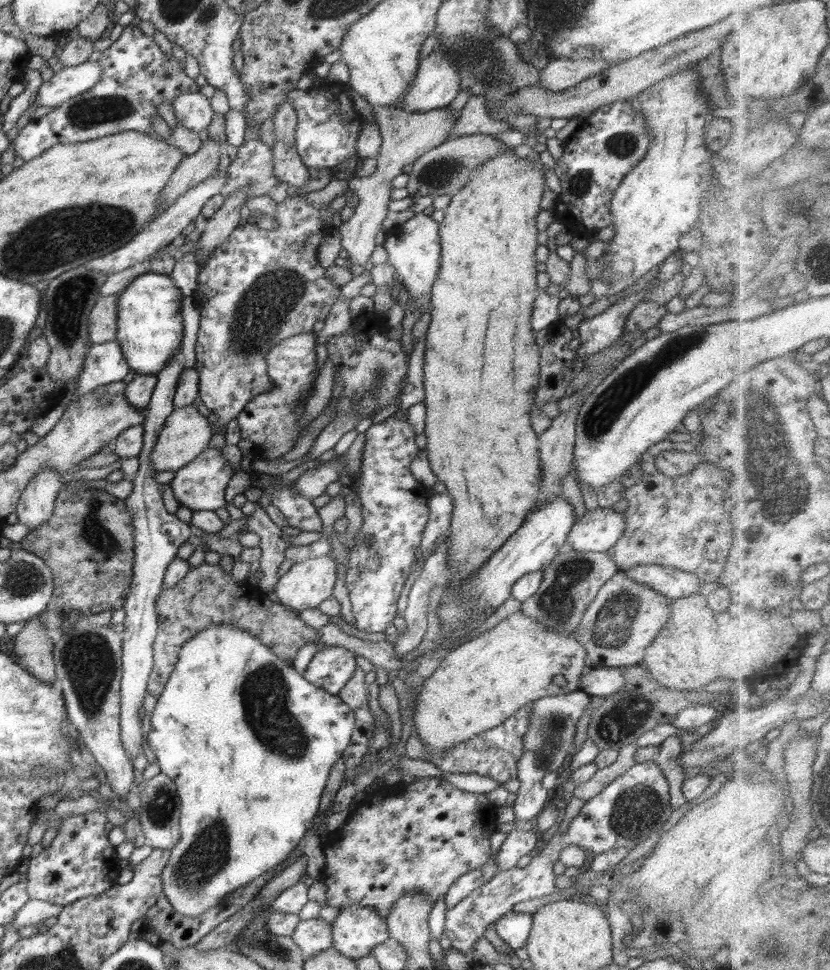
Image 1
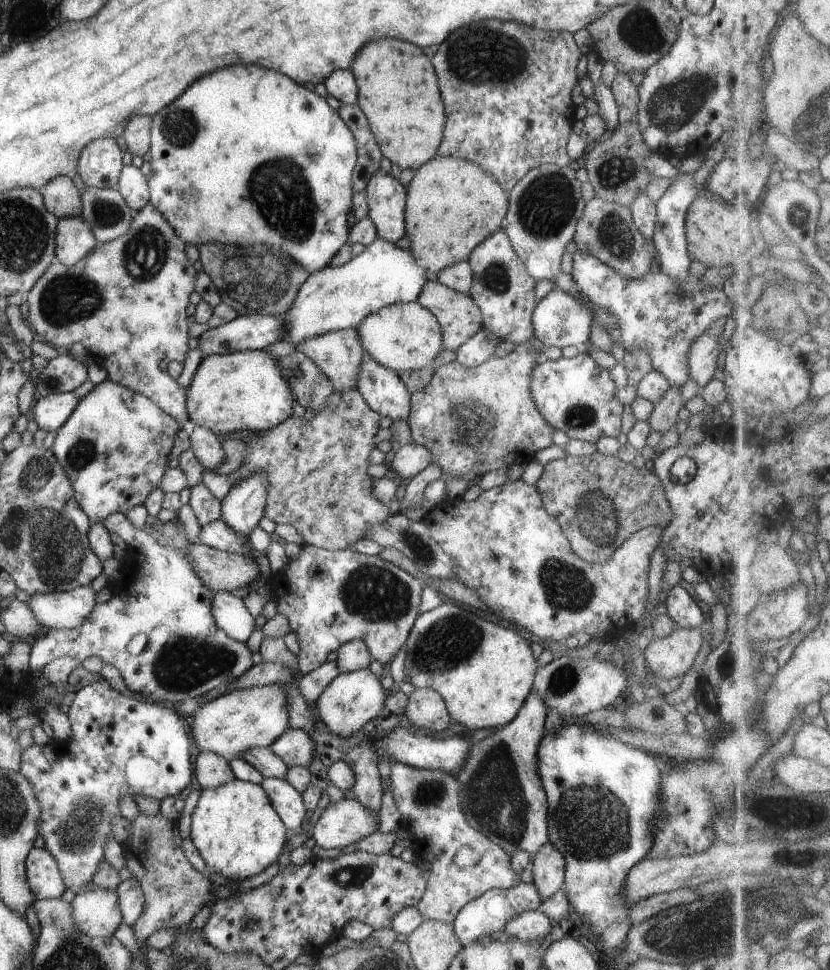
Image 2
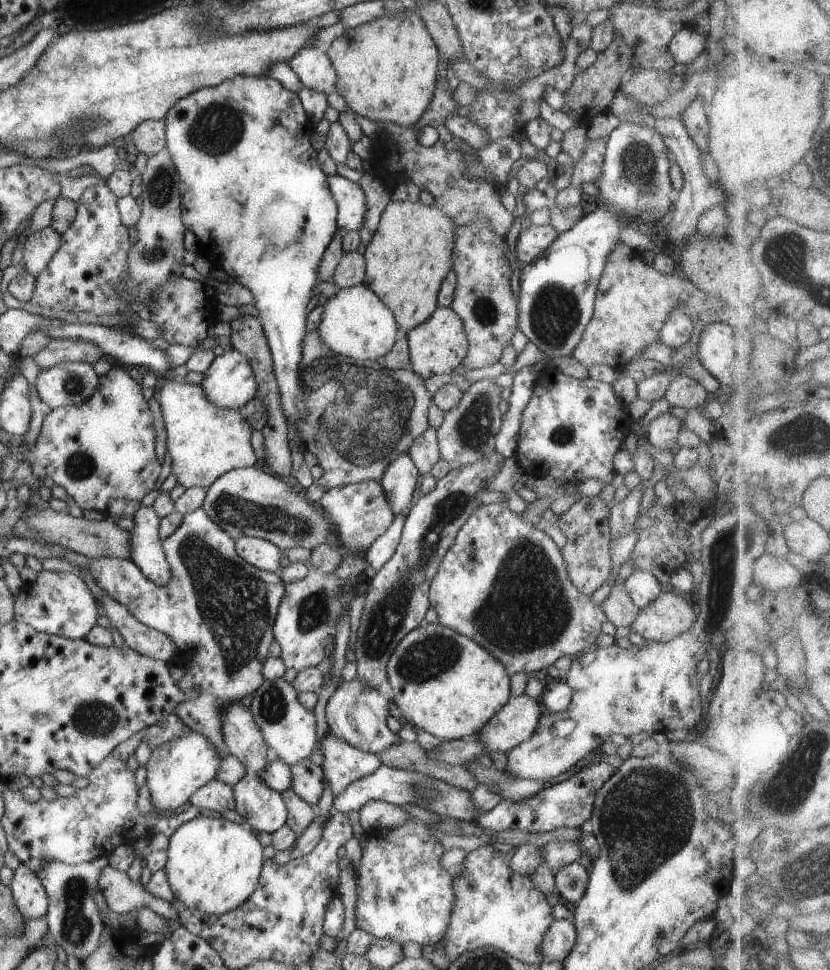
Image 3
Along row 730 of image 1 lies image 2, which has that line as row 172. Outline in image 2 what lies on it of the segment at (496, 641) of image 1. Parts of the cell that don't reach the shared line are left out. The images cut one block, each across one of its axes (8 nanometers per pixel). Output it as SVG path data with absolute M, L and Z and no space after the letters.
M436 155L416 170L407 188L404 237L409 240L412 256L425 268L428 281L436 280L446 267L467 261L476 246L493 232L502 229L508 207L508 192L500 188L499 182L491 174L467 159Z

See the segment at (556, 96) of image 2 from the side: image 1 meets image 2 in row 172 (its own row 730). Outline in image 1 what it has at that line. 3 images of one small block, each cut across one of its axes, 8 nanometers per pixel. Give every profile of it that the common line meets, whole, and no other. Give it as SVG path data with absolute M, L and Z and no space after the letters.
M534 702L524 705L500 726L490 728L478 736L472 736L470 740L464 740L464 743L456 745L454 749L430 751L424 745L424 740L421 740L414 733L407 740L402 757L424 760L424 762L436 765L440 770L454 774L480 774L480 776L487 776L500 784L514 780L518 776L518 762L524 754L523 734L527 731L529 714L532 709L534 709Z

